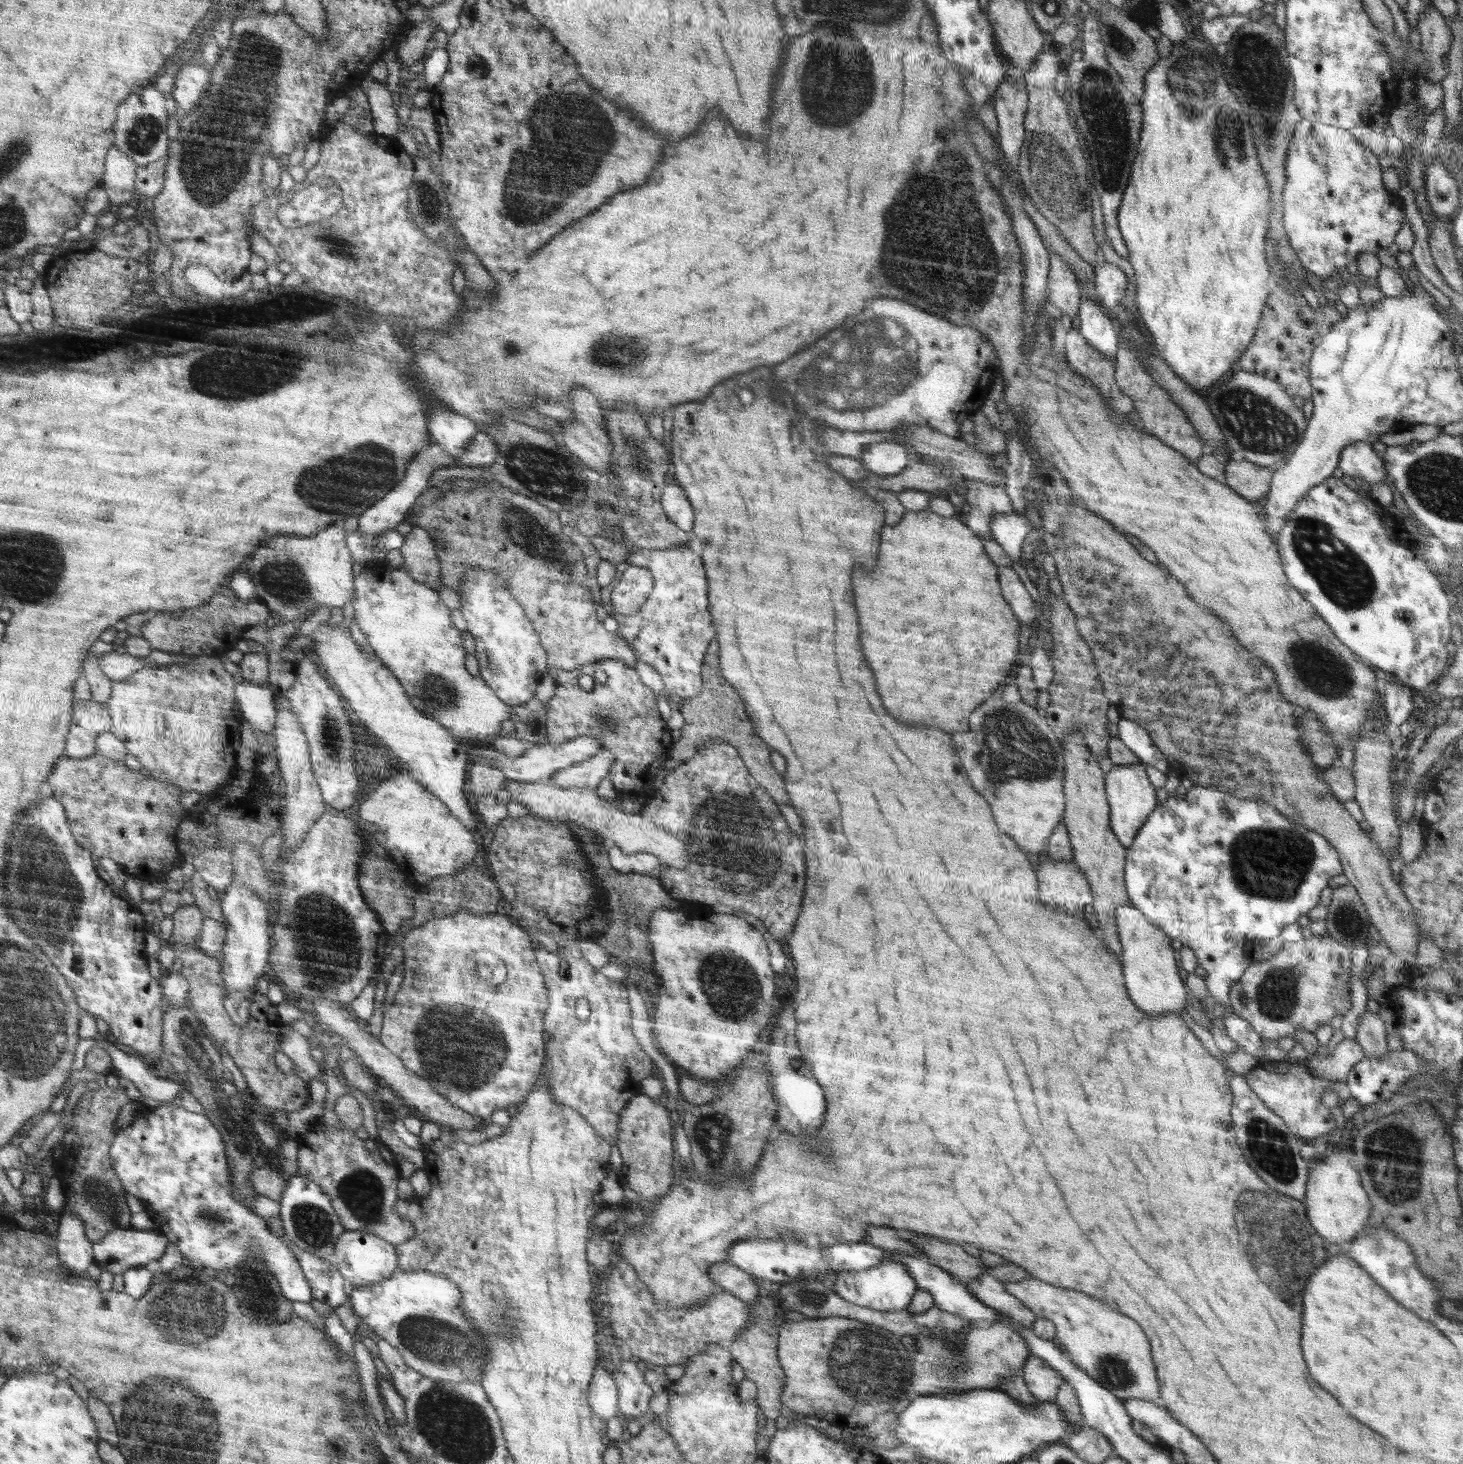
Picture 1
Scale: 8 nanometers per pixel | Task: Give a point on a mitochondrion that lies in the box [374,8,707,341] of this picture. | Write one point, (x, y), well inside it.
(523, 206)

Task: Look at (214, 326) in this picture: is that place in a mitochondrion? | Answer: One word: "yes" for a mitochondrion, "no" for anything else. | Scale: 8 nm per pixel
yes

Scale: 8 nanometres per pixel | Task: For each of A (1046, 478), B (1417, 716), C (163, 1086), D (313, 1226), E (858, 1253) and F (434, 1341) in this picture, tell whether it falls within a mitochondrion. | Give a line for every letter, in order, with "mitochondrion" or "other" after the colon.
A: other
B: other
C: other
D: mitochondrion
E: other
F: mitochondrion

